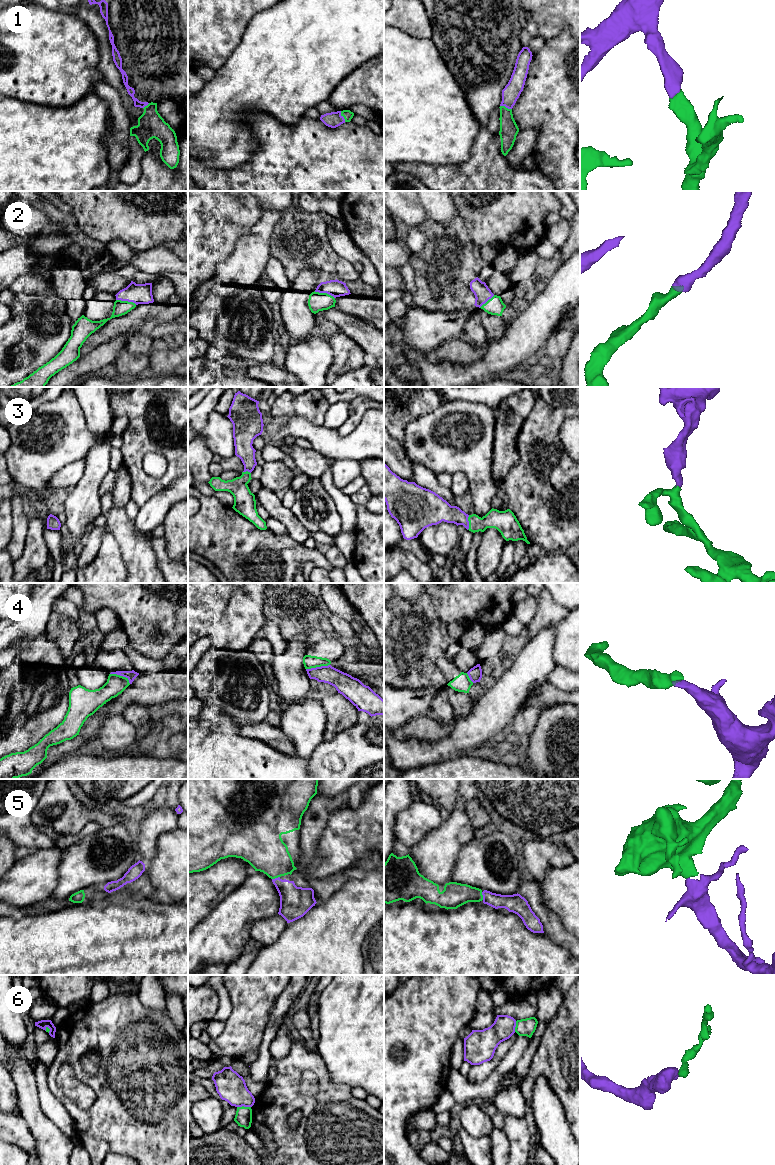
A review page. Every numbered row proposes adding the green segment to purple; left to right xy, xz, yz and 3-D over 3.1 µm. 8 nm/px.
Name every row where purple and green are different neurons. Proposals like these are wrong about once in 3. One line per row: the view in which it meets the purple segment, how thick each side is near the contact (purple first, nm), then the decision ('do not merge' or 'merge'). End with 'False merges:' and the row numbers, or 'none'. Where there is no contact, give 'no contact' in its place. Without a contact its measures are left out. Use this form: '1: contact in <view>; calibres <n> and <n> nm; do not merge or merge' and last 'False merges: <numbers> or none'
1: contact in xz; calibres 130 and 80 nm; merge
2: contact in xy; calibres 160 and 120 nm; merge
3: contact in yz; calibres 180 and 150 nm; merge
4: contact in xz; calibres 160 and 100 nm; do not merge
5: contact in xz; calibres 240 and 320 nm; merge
6: contact in xz; calibres 240 and 140 nm; do not merge
False merges: 4, 6

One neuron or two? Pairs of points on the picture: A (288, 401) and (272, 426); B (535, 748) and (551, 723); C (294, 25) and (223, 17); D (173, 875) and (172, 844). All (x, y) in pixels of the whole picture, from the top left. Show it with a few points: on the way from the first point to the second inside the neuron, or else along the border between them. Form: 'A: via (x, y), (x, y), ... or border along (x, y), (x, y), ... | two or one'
A: border along (270, 413), (276, 417), (300, 417) | two
B: via (541, 742), (551, 732), (551, 729) | one
C: border along (264, 10), (253, 16), (240, 42) | two
D: via (173, 867), (173, 852) | one

